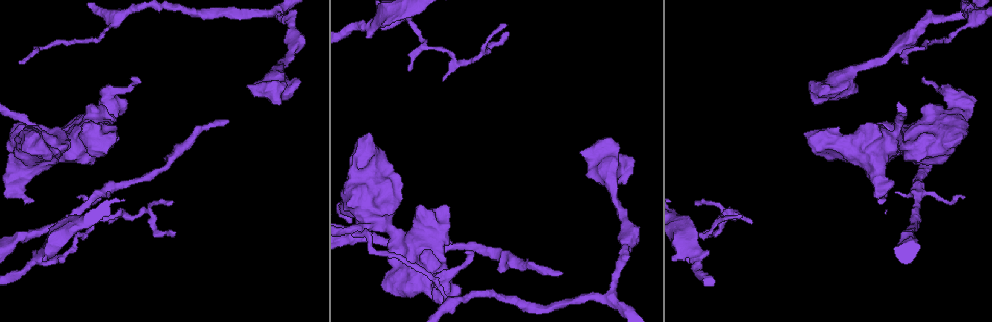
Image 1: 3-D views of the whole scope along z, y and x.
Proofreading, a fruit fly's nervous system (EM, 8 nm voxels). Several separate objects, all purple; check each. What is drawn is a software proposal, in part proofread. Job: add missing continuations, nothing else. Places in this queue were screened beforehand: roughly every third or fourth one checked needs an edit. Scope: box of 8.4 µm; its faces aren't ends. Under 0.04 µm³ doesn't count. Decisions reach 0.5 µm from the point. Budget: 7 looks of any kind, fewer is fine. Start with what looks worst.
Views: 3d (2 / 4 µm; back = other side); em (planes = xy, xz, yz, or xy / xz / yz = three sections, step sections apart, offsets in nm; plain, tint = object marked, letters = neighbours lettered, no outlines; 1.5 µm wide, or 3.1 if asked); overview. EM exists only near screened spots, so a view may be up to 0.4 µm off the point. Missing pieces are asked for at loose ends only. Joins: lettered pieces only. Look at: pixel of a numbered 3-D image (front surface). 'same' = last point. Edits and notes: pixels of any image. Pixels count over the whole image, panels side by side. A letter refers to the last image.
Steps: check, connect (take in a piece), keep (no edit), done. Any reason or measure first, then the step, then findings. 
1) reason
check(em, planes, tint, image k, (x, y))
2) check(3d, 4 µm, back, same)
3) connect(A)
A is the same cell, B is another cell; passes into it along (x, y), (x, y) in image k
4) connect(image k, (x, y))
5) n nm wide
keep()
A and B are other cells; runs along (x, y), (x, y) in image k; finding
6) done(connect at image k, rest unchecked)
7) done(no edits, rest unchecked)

end of a long branch
check(em, planes, letters, image 1, (562, 272))

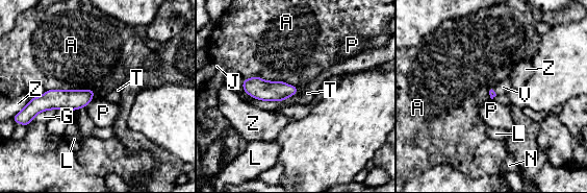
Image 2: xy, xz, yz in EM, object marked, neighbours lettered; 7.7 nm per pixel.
connect(V)
V is the same cell, A, G, J, L, N, P, T and Z are other cells; passes into it along (269, 91), (292, 94), (294, 97) in image 2; it goes on there

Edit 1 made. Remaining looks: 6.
see it whole again
check(overview)

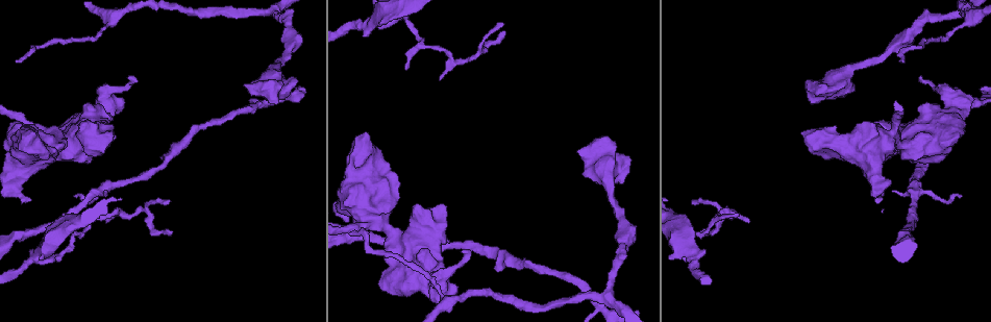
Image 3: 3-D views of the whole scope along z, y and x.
branch stops here
check(em, yz, step 8, letters, image 3, (461, 252))

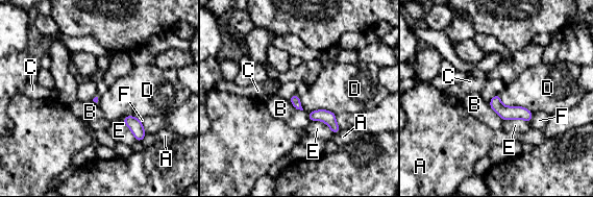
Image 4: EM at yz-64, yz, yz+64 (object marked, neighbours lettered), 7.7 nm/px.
keep()
A, B, C, D, E and F are other cells; border along (498, 94), (504, 105), (532, 113) in image 4; no lettered piece goes on from it

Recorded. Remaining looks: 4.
two arms at a narrow angle
check(em, xy, step 4, tint, image 3, (31, 250))

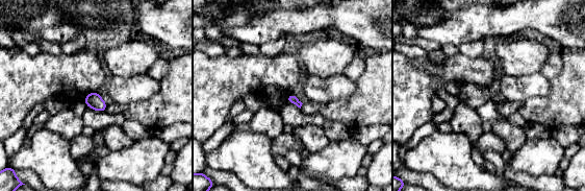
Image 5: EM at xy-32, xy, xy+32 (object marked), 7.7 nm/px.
check(em, planes, letters, same)

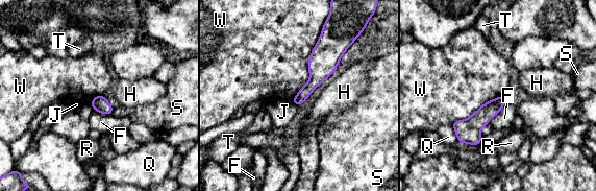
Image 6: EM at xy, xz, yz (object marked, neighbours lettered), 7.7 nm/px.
keep()
F, H, J, Q, R, S, T and W are other cells; border along (322, 30), (309, 79), (291, 100) in image 6; none of them fits

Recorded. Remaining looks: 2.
done(connect at image 2, rest unchecked)

